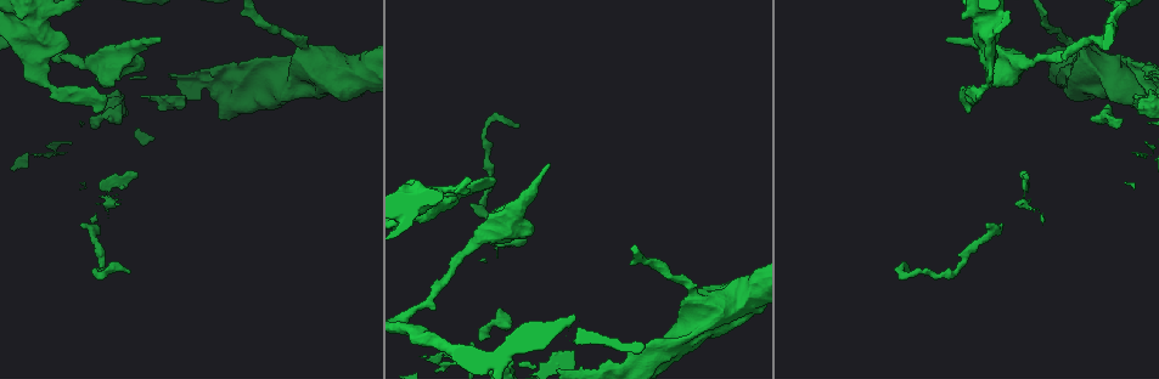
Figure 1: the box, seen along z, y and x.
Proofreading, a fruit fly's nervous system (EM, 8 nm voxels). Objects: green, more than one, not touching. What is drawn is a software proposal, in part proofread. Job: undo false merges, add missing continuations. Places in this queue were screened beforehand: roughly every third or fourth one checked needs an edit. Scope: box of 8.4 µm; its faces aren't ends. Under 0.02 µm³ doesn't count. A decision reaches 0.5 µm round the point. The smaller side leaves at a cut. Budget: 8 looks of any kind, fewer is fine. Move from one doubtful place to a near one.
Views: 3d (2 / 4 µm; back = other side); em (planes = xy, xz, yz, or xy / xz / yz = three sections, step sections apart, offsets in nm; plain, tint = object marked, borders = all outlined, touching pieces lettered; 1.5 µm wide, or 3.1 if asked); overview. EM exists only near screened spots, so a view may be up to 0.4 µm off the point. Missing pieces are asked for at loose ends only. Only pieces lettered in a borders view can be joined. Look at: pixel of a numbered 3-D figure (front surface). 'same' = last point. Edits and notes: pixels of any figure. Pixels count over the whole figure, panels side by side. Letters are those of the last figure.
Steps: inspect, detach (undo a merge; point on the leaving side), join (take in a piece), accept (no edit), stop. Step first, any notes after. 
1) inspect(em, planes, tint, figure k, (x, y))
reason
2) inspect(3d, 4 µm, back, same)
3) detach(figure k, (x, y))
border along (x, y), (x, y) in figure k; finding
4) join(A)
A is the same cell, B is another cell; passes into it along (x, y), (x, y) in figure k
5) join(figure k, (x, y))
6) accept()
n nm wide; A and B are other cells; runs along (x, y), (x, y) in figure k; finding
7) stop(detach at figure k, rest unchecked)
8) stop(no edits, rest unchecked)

inspect(3d, 2 µm, figure 1, (949, 38))
branch stops here

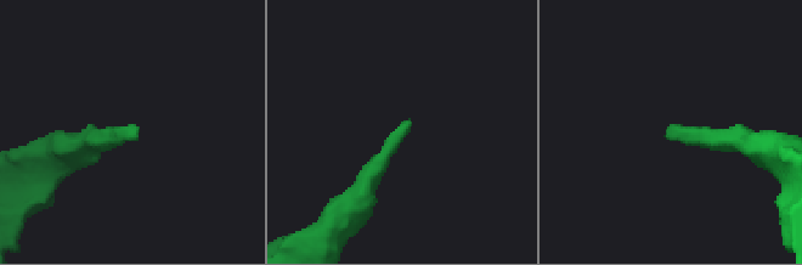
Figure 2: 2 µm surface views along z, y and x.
inspect(em, yz, step 8, borders, figure 2, (671, 127))

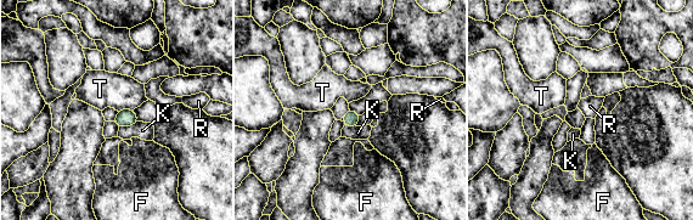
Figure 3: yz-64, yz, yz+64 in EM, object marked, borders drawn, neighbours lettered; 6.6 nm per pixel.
inspect(em, planes, borders, same)

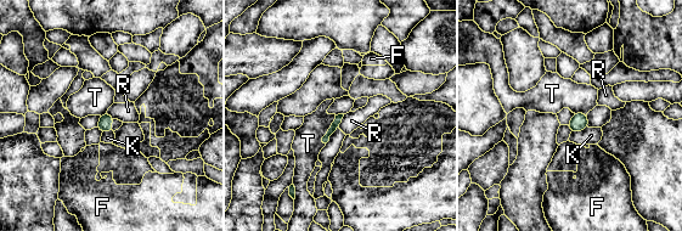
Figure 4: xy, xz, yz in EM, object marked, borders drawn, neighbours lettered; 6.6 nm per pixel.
accept()
F, K, R and T are other cells; no lettered piece goes on from it

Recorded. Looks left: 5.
inspect(em, planes, borders, figure 1, (907, 269))
thin end

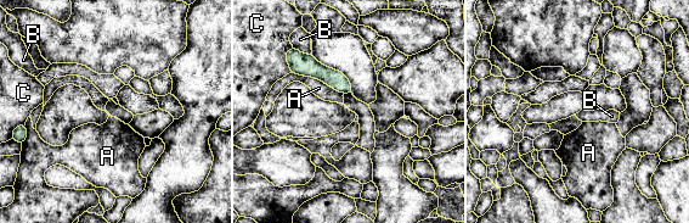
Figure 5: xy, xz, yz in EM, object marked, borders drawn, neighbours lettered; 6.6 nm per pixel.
accept()
120 nm wide; A, B and C are other cells; border along (291, 72), (318, 78), (343, 94) in figure 5; no lettered piece goes on from it

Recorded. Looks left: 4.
inspect(em, yz, step 8, tint, figure 1, (968, 113))
branch stops here

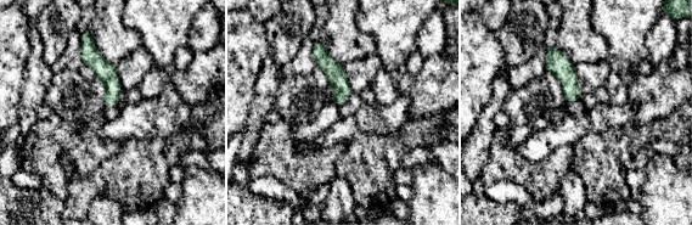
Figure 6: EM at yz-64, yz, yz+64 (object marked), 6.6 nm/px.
inspect(em, planes, borders, same)
another direction

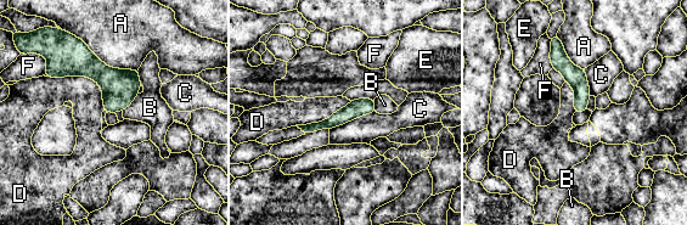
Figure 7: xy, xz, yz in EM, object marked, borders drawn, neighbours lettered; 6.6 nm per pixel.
accept()
A touches over 480 nm; A, B, C, D, E and F are other cells; no lettered piece goes on from it

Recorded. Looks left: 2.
stop(no edits, rest unchecked)

